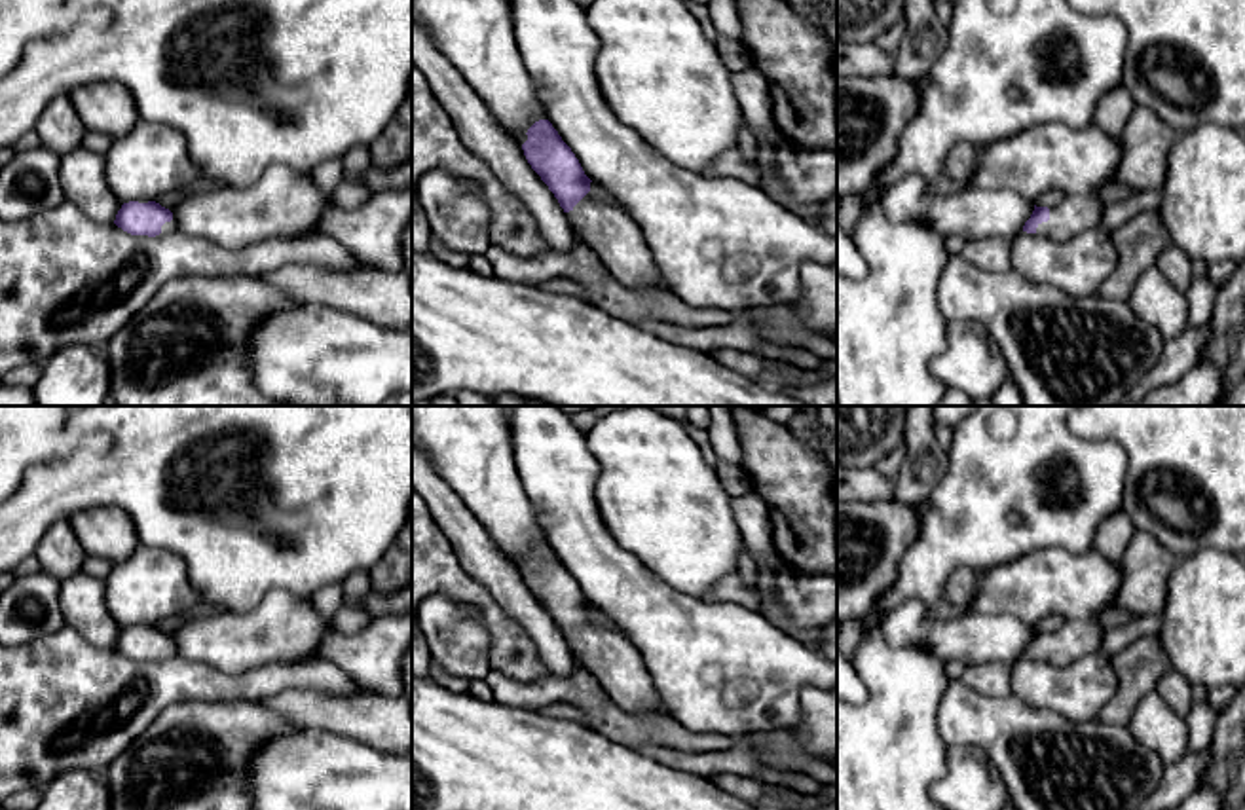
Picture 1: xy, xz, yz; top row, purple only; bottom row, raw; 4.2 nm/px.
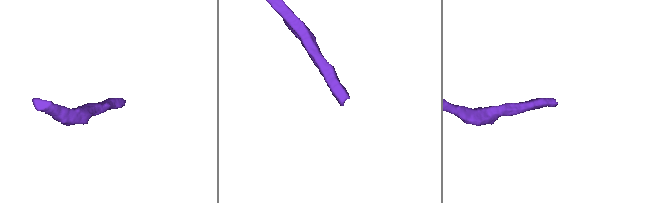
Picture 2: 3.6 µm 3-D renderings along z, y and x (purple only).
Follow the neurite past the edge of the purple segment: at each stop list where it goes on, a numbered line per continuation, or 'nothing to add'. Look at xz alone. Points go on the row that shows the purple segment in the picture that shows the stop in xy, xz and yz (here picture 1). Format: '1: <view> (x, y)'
1: xz (615, 238)

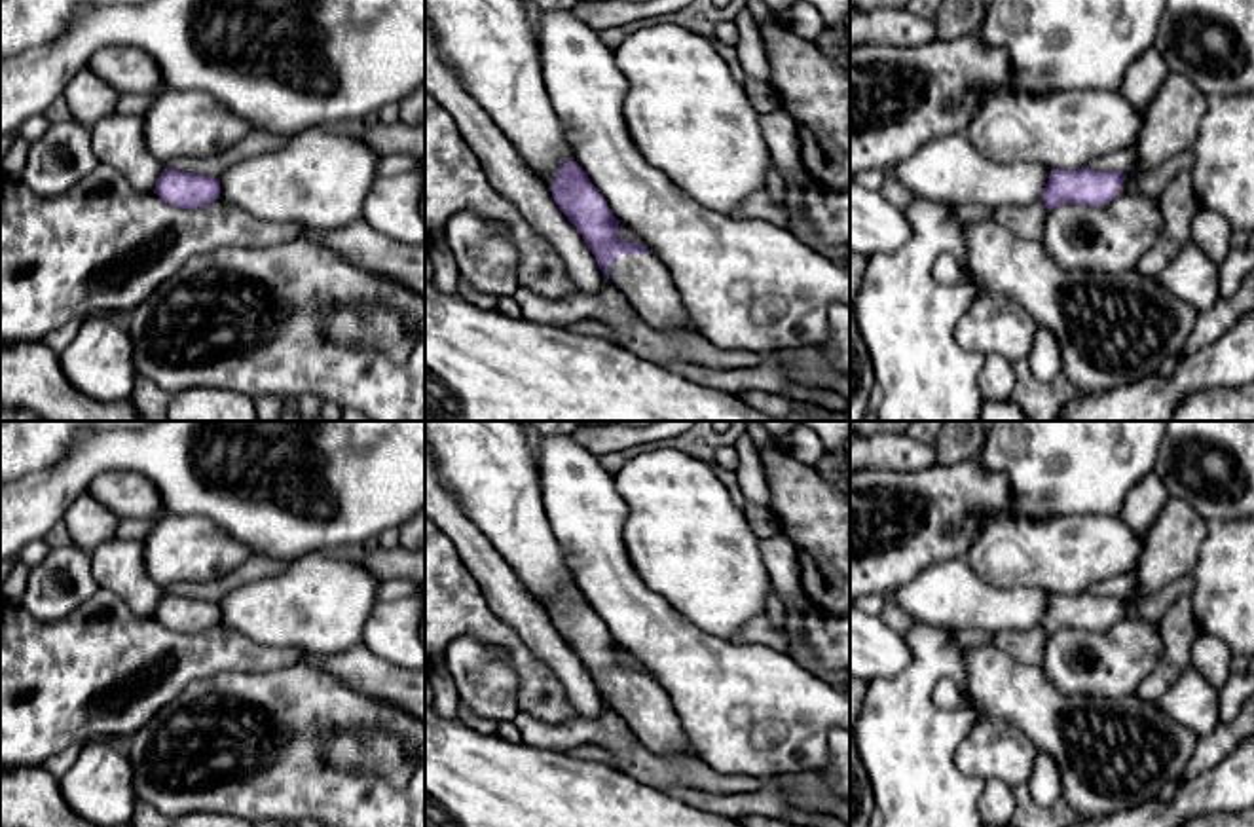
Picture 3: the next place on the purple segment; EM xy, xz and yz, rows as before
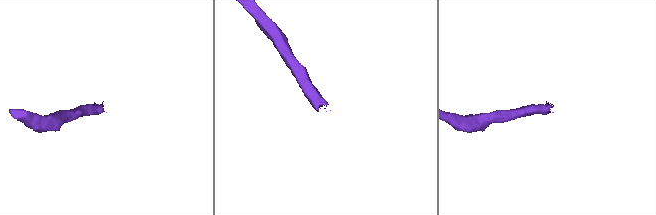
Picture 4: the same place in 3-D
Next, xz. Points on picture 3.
1: xz (644, 279)

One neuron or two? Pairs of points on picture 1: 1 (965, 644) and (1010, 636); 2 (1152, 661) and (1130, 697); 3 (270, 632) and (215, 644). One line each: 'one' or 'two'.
1: one
2: one
3: one

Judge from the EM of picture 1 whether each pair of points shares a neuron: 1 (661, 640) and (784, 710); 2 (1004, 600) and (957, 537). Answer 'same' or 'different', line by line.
1: same
2: different

